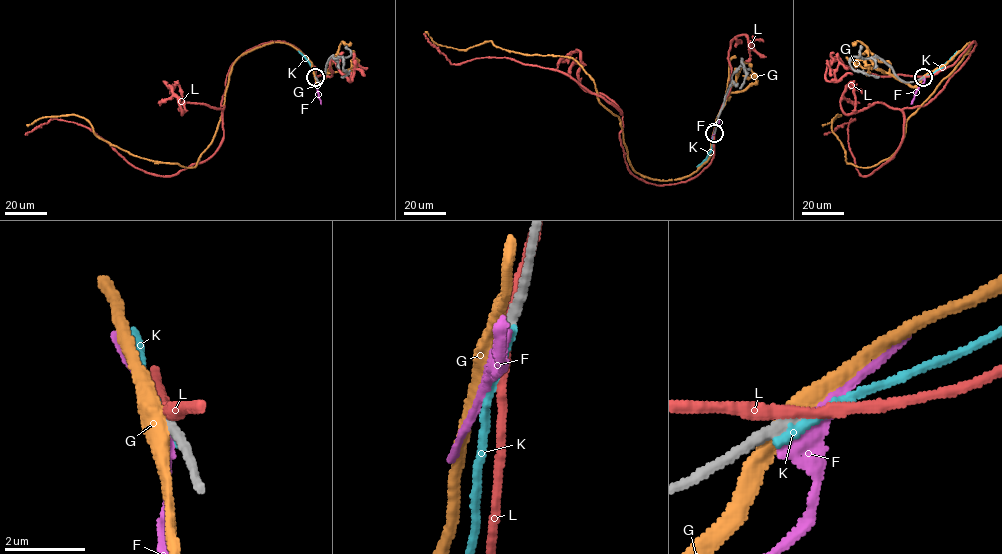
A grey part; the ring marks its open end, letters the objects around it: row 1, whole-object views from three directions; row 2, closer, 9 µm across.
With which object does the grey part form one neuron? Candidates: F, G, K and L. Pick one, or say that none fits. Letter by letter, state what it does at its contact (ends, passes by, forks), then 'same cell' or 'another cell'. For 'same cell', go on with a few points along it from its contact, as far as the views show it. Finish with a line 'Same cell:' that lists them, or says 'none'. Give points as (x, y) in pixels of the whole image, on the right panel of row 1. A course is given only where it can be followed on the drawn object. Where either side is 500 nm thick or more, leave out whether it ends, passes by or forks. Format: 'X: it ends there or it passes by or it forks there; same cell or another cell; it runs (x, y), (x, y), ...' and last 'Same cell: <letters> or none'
F: it passes by; another cell
G: it passes by; another cell
K: it ends there; another cell
L: it passes by; another cell
Same cell: none

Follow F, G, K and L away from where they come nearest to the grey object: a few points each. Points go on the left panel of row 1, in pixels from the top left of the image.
F: (315, 77), (321, 104)
G: (315, 77), (285, 43), (243, 53), (194, 167), (129, 154), (74, 114), (26, 125)
K: (315, 78), (309, 62), (298, 51)
L: (315, 77), (286, 42), (246, 50), (218, 149), (170, 176), (76, 123), (25, 134)

